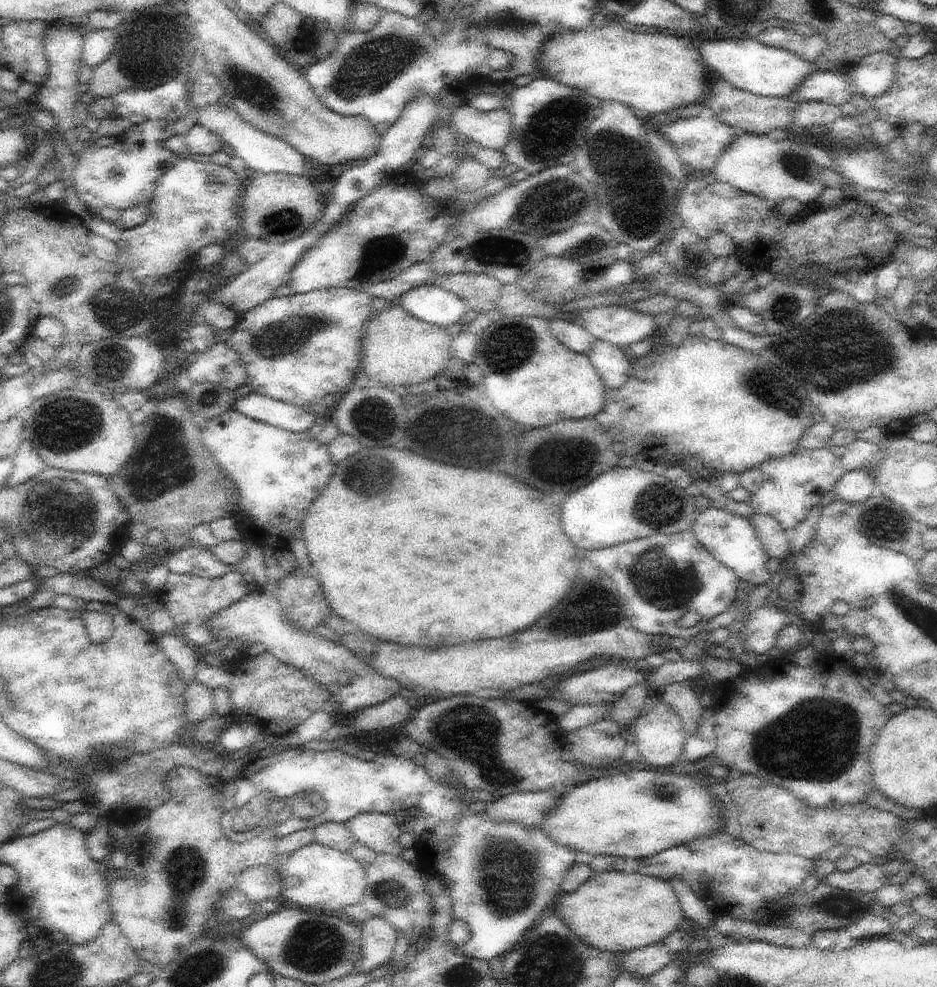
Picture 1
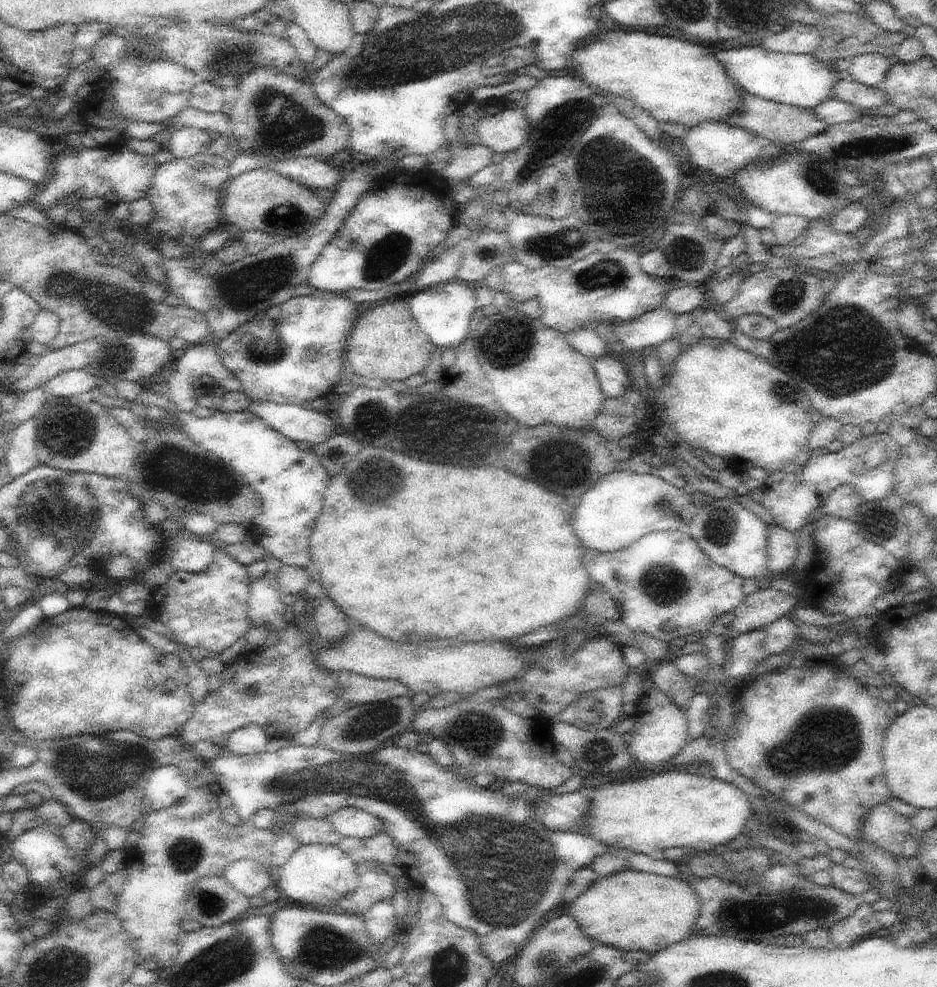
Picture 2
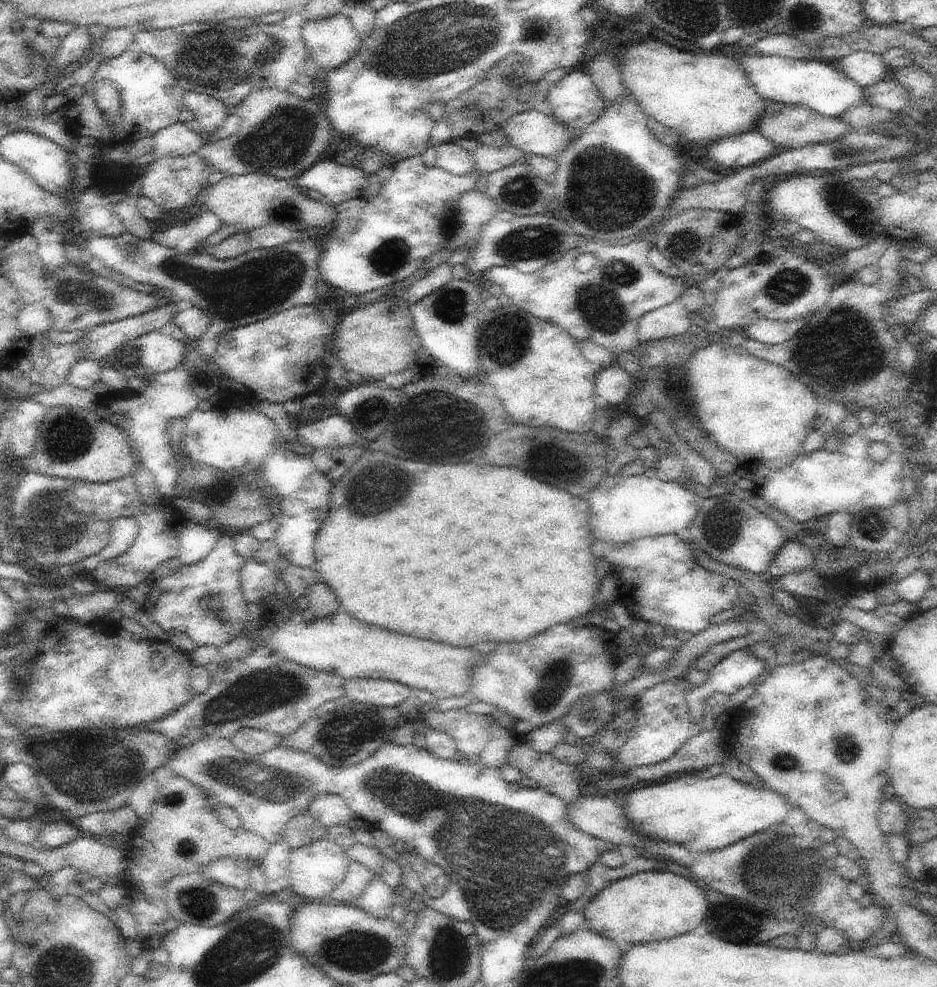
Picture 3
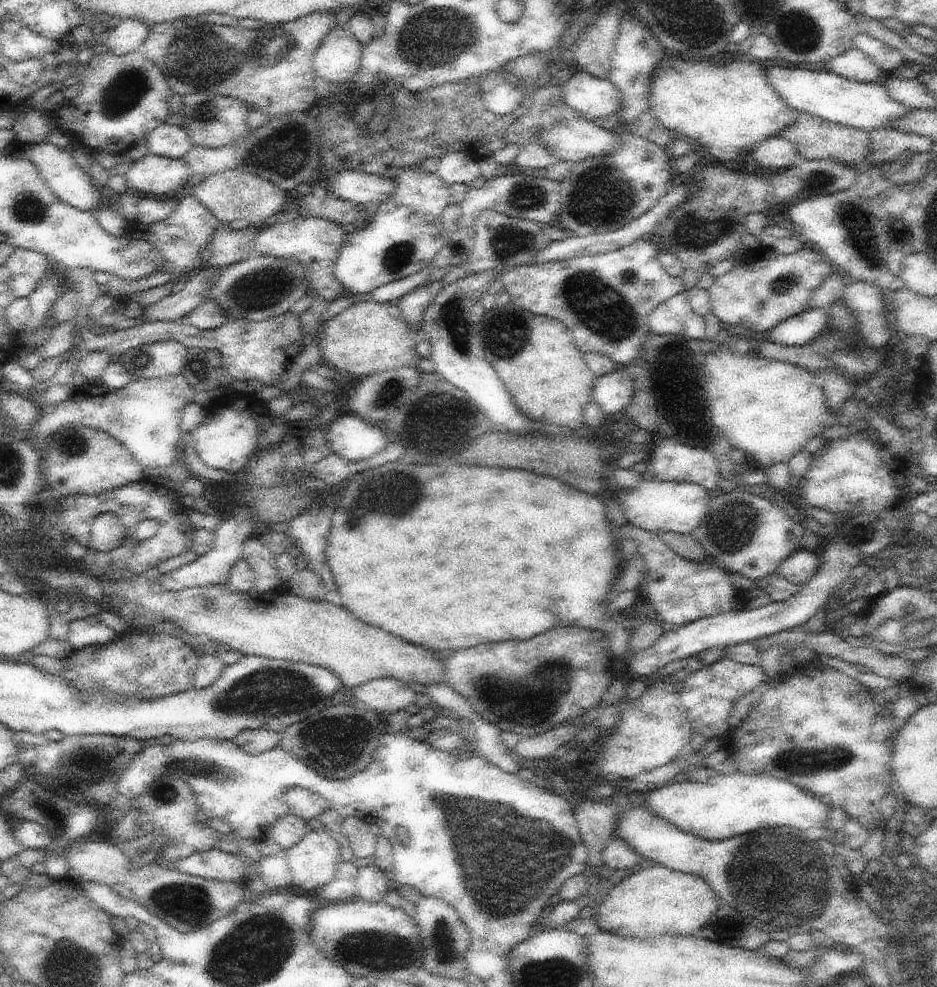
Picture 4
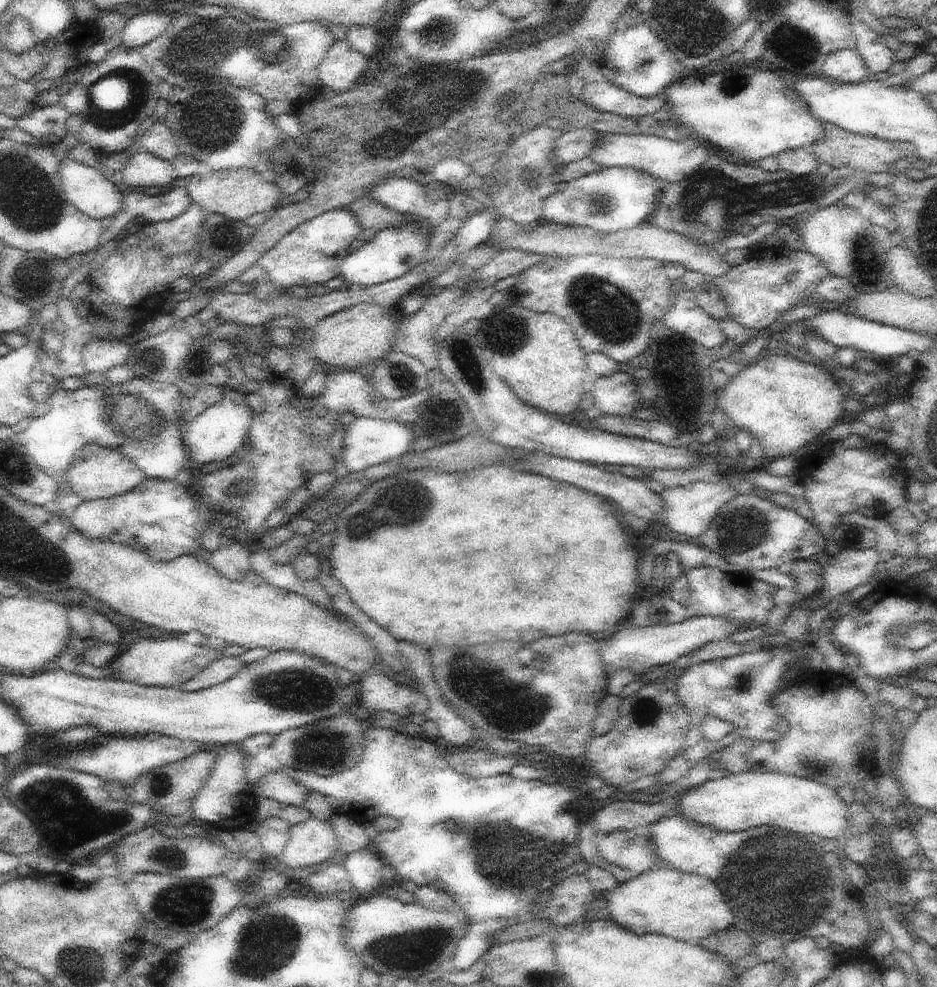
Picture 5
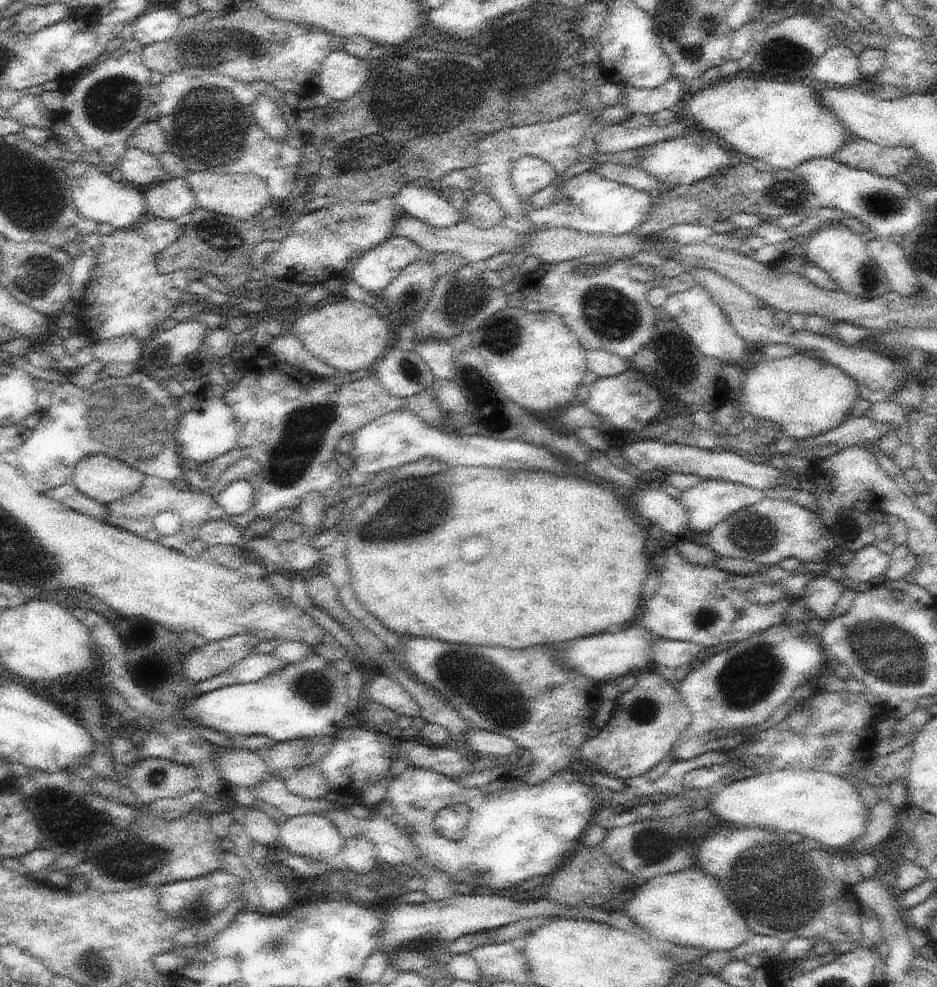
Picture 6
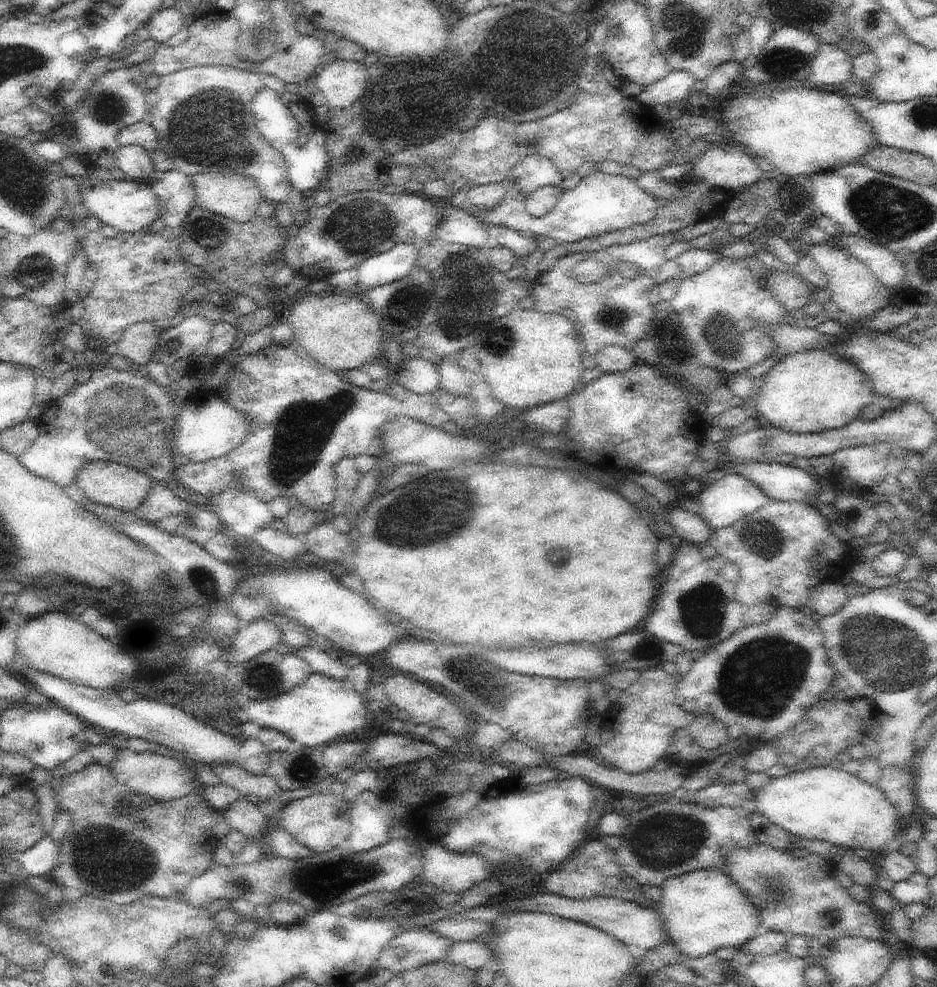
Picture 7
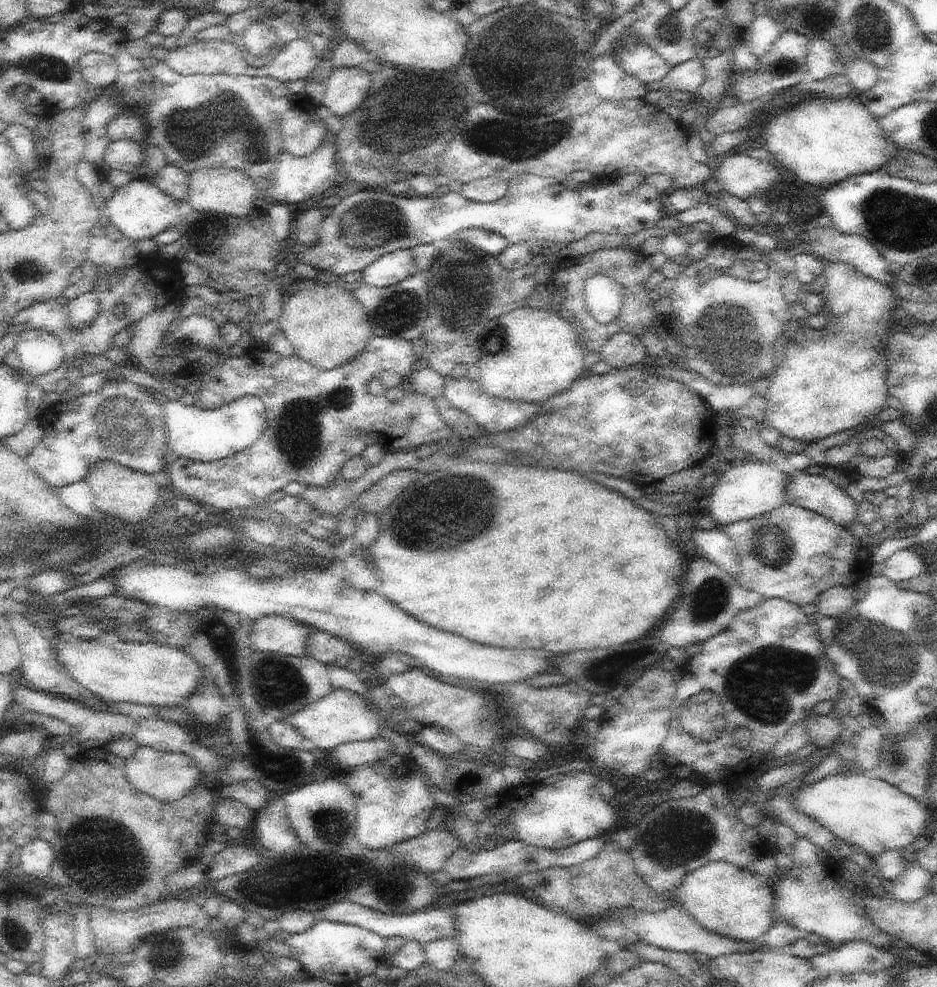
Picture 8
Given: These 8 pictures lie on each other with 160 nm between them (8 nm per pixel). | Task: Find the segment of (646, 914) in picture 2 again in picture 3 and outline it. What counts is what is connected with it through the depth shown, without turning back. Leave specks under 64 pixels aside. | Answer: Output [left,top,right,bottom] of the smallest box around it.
[583,870,708,944]

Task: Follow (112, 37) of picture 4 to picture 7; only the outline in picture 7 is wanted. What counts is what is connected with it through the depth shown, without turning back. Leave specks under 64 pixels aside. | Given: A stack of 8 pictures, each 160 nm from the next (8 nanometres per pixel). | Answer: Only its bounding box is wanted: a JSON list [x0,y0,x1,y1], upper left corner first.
[145,7,186,45]

